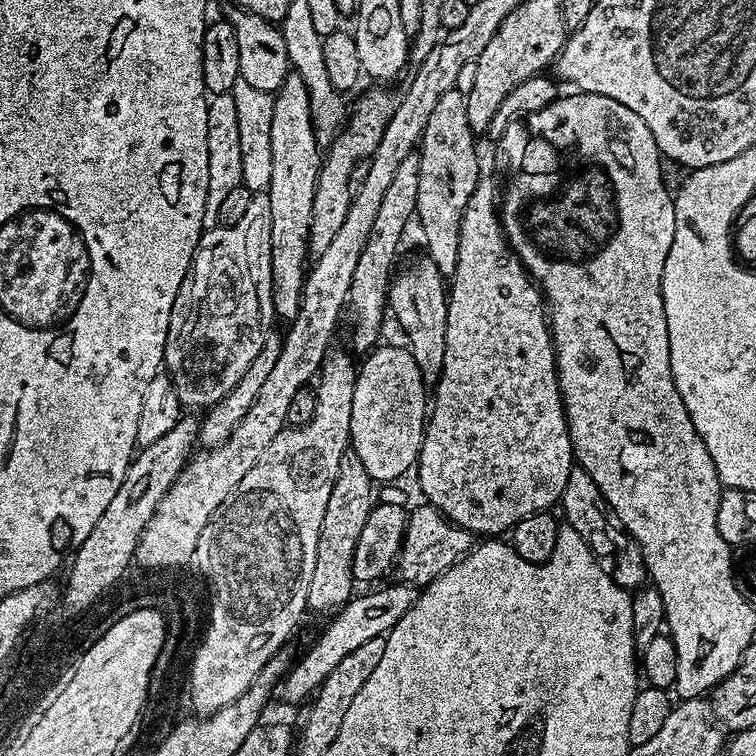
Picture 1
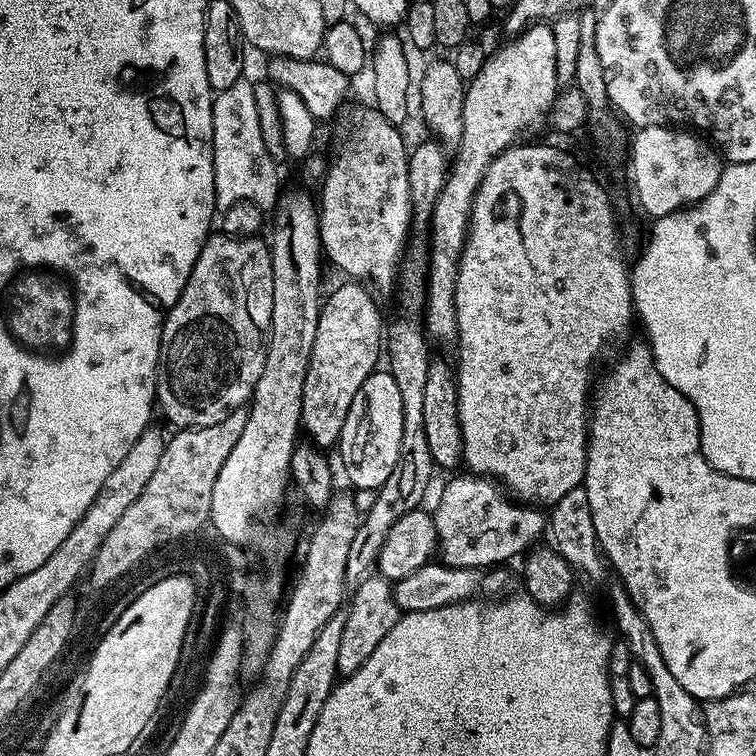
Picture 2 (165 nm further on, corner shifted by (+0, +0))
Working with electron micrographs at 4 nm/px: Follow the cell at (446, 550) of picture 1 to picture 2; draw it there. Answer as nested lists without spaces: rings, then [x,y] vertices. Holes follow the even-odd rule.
[[[463,474],[448,480],[440,492],[440,501],[432,512],[432,521],[436,527],[438,556],[451,568],[479,568],[487,570],[507,565],[507,560],[523,557],[537,543],[540,535],[546,532],[546,516],[539,507],[529,506],[509,498],[498,487],[495,480],[486,476]]]

